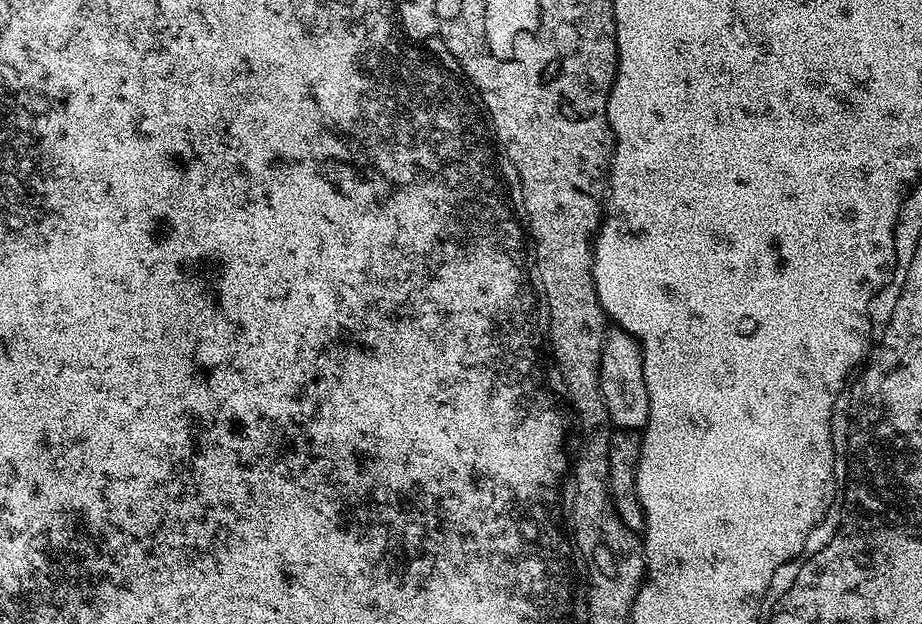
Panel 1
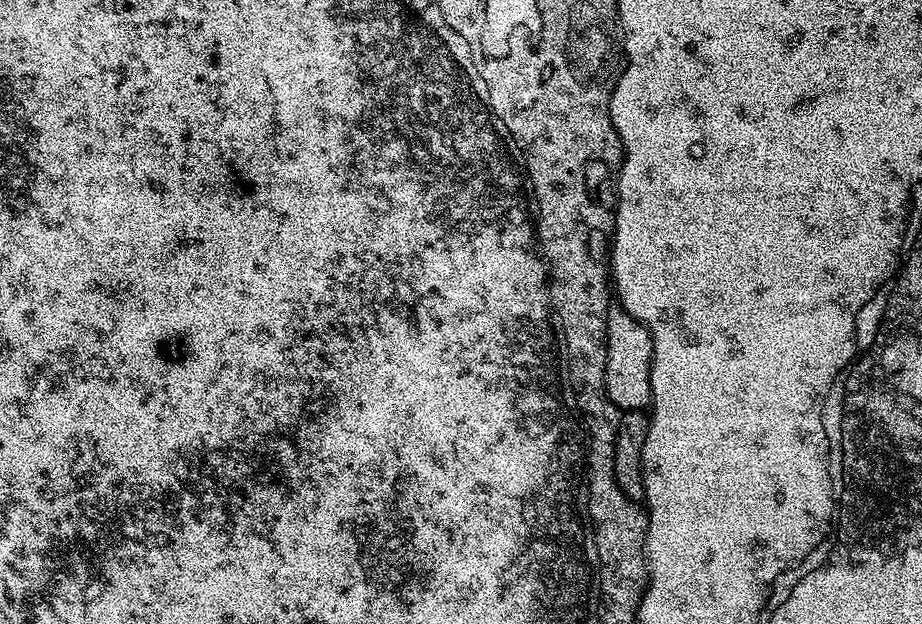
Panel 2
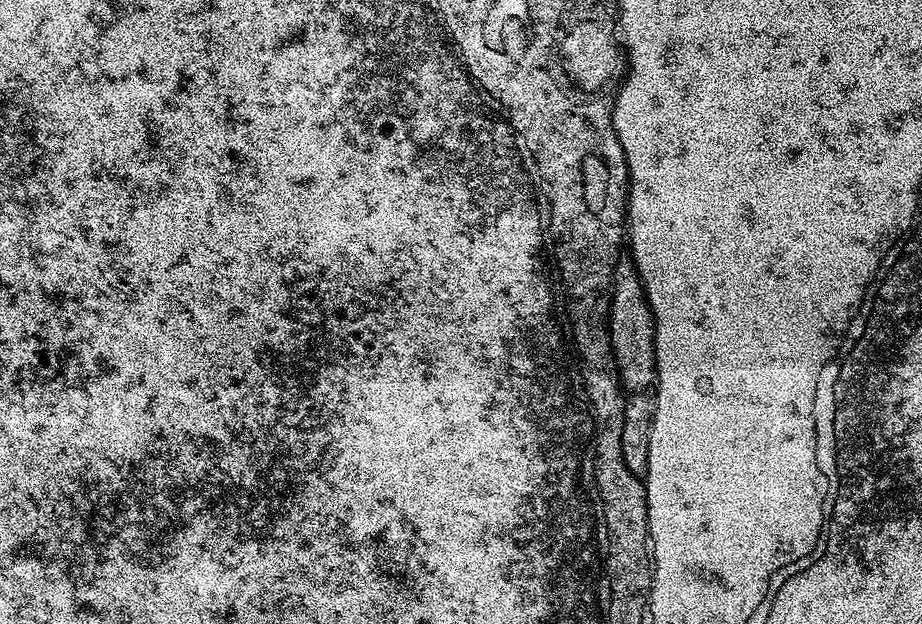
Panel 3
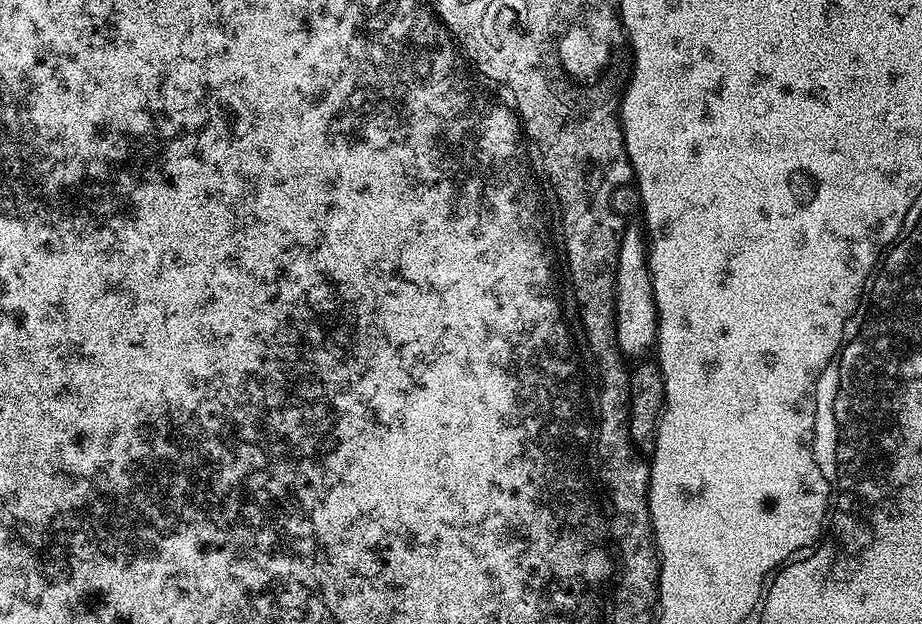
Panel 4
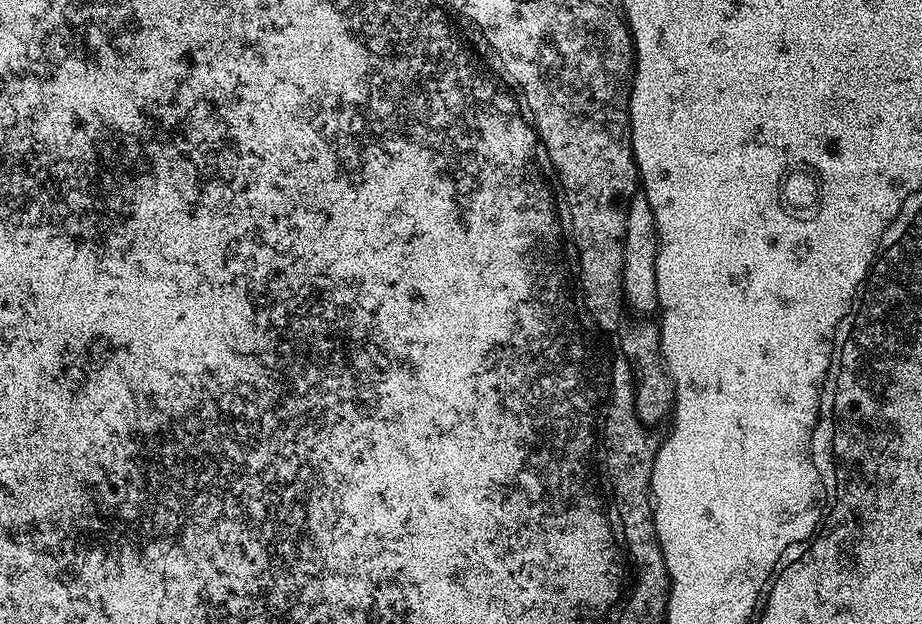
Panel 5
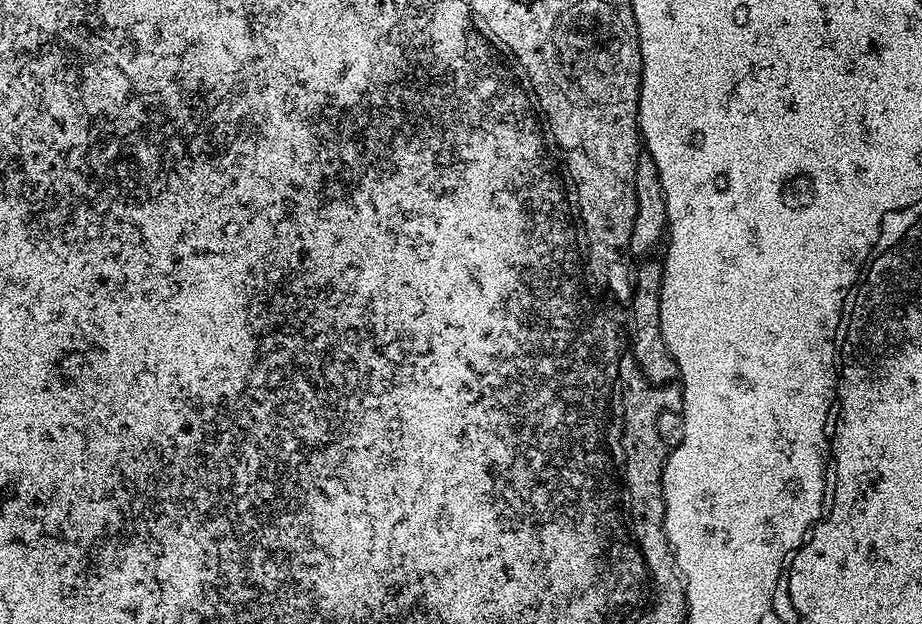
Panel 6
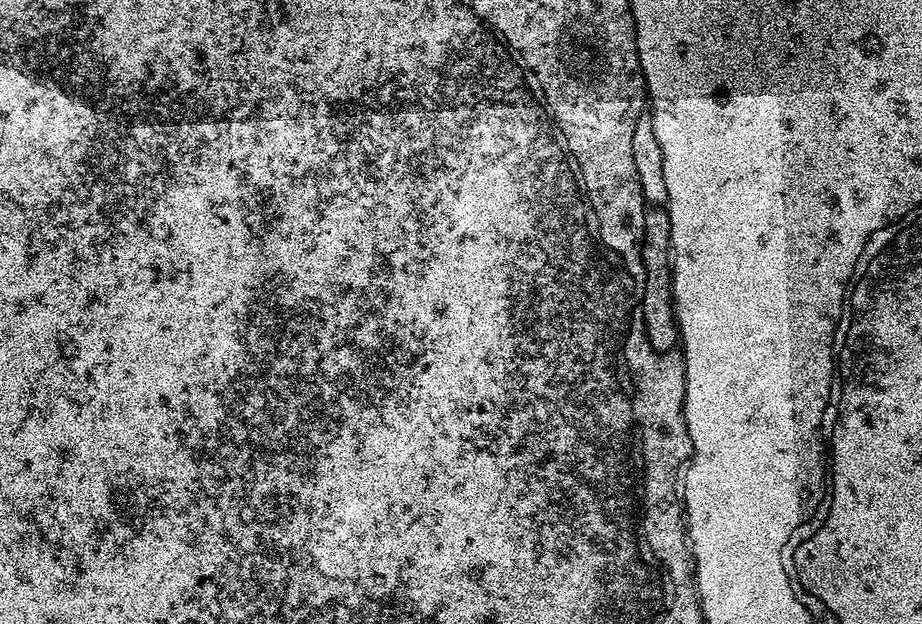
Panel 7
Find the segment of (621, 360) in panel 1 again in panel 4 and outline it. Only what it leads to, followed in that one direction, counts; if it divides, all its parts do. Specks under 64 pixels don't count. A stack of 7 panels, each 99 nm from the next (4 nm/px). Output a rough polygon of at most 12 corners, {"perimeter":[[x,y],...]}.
{"perimeter":[[625,227],[616,341],[628,358],[658,339],[645,229]]}

